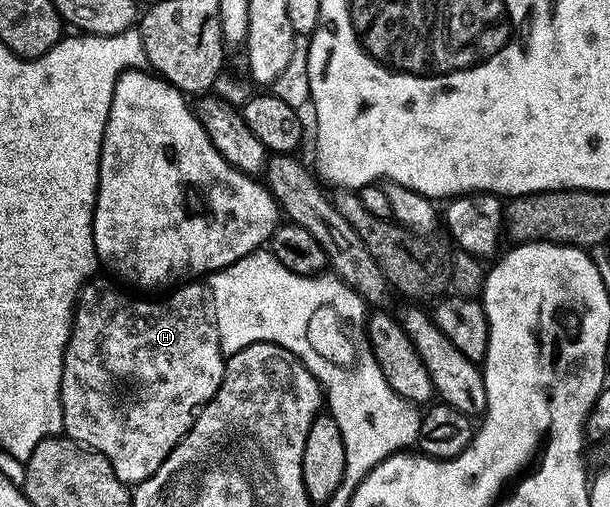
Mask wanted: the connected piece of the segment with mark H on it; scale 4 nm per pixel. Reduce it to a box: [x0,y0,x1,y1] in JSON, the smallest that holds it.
[59,285,225,485]

